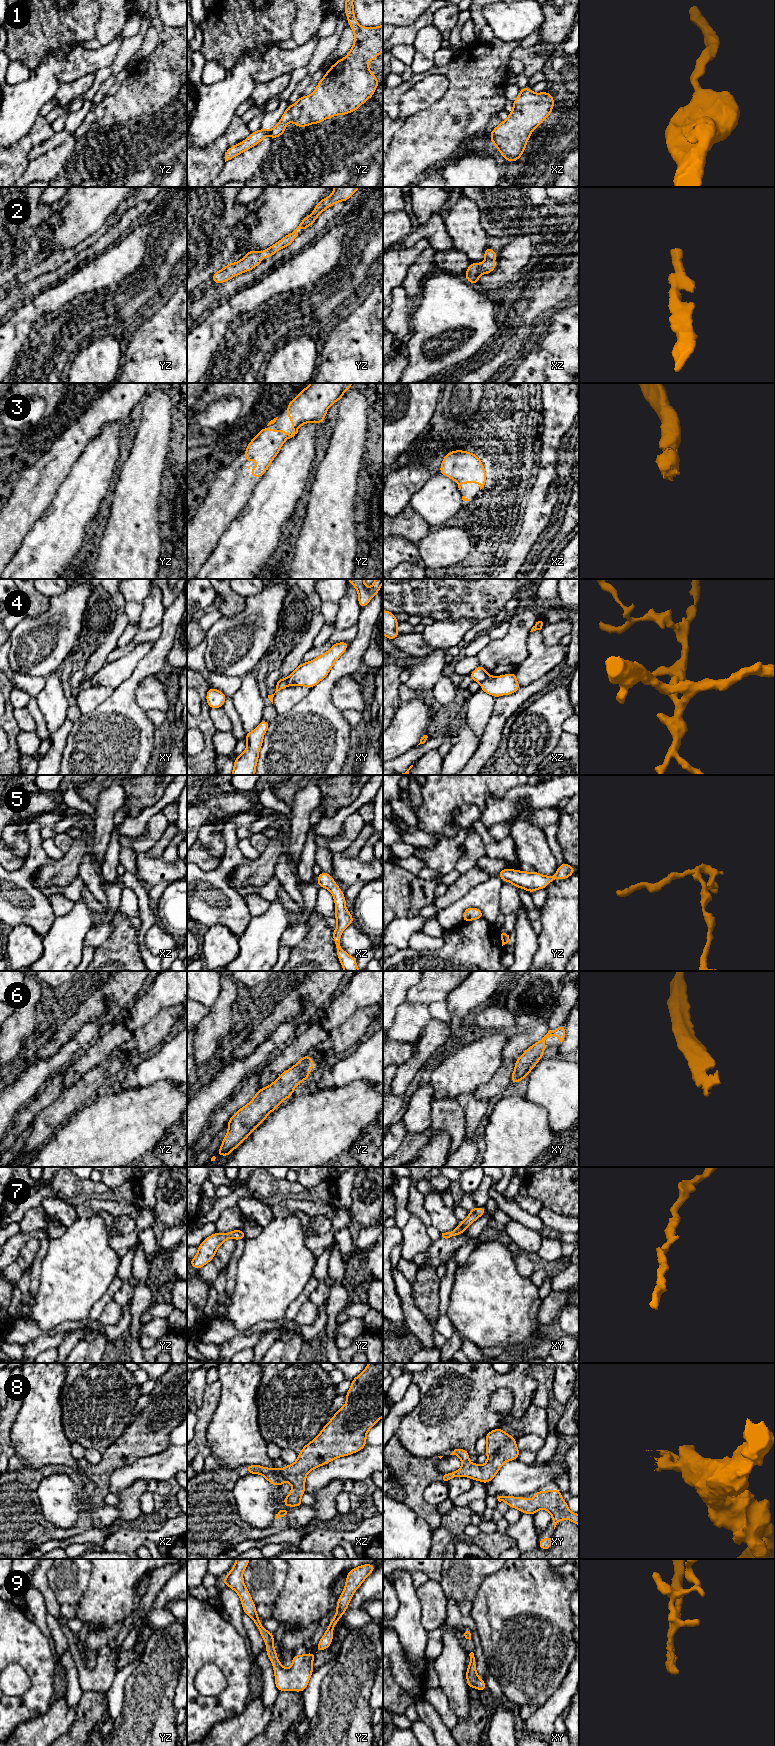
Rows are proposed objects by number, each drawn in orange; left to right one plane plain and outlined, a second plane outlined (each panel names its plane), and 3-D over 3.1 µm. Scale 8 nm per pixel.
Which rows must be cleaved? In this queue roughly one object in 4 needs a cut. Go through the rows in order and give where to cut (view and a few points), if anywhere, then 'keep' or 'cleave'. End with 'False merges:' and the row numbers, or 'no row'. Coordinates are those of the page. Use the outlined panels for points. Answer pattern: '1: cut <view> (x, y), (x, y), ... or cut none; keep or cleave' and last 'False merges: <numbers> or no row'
1: cut none; keep
2: cut none; keep
3: cut none; keep
4: cut xz (488, 675), (481, 683); cleave
5: cut none; keep
6: cut none; keep
7: cut none; keep
8: cut none; keep
9: cut none; keep
False merges: 4

